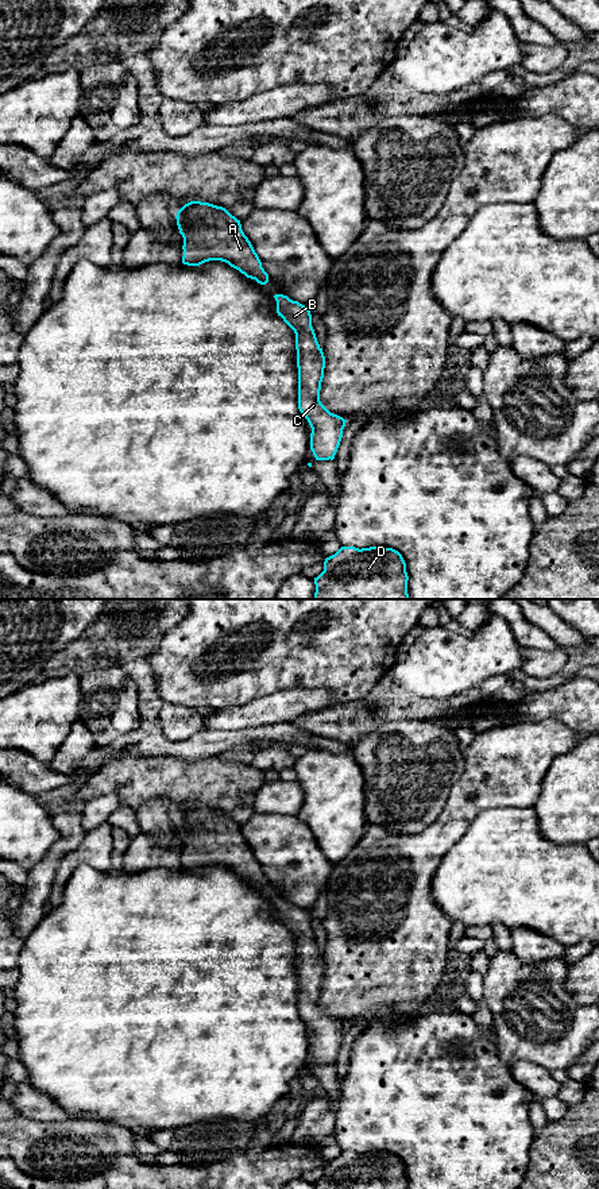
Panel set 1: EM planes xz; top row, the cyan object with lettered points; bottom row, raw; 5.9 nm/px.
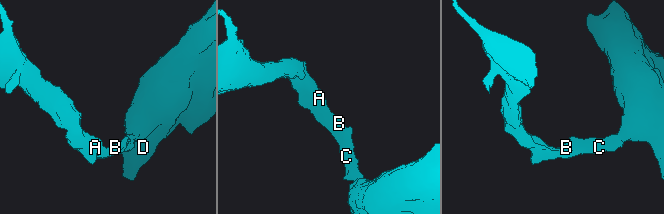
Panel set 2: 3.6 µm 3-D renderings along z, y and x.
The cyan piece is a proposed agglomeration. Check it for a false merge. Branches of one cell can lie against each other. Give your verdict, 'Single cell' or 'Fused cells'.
Single cell

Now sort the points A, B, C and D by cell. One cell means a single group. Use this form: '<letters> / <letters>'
A B C D

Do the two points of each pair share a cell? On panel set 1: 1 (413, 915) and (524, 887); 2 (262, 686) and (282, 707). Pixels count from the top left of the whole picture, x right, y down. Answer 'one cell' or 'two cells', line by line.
1: two cells
2: two cells

